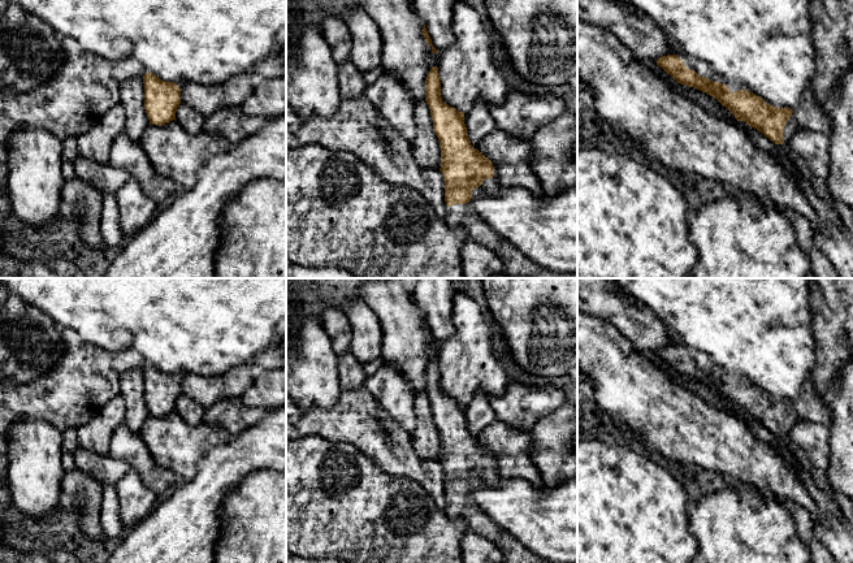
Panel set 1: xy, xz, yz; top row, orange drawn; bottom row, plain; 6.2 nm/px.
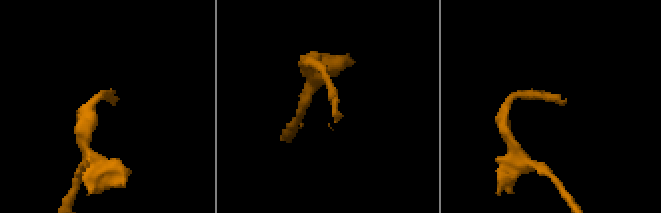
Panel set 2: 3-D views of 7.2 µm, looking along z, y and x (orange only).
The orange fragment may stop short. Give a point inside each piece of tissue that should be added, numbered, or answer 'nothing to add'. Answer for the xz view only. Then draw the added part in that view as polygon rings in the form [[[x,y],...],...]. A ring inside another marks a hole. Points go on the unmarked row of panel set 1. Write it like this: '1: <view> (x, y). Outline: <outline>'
1: xz (464, 506). Outline: [[[469,494],[447,498],[445,512],[450,517],[464,517],[469,530],[495,543],[503,553],[505,563],[551,563],[529,551],[506,529],[493,523]]]

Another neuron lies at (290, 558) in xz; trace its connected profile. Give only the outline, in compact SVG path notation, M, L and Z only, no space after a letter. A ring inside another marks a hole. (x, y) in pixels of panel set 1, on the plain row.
M286 549L286 563L350 563L337 558L302 558Z

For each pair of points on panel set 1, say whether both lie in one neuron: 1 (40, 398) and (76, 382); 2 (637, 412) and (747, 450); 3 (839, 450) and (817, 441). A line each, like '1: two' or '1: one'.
1: one
2: one
3: two

